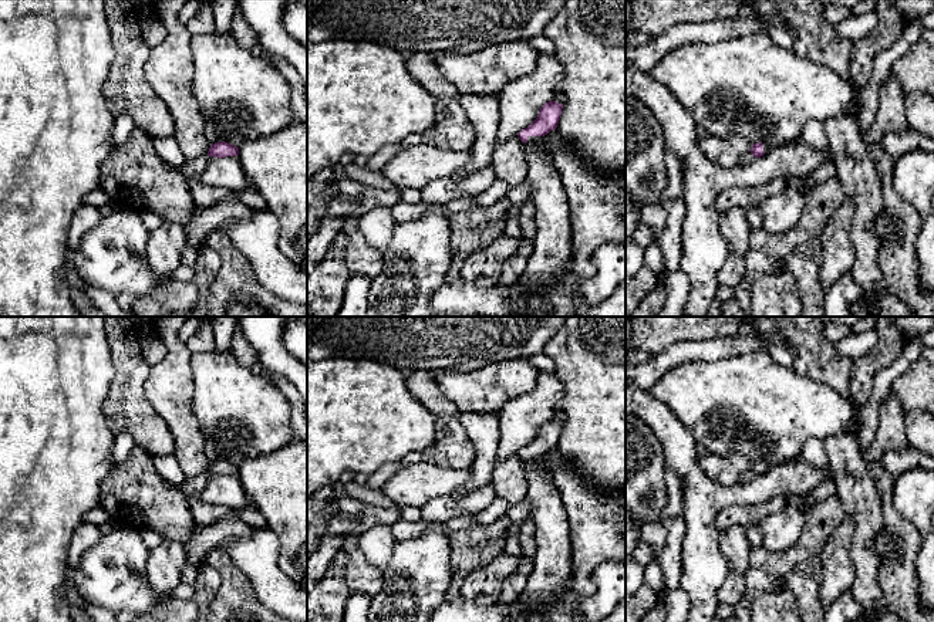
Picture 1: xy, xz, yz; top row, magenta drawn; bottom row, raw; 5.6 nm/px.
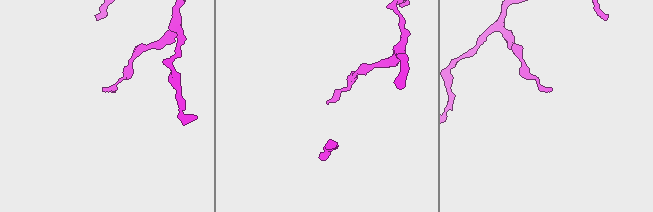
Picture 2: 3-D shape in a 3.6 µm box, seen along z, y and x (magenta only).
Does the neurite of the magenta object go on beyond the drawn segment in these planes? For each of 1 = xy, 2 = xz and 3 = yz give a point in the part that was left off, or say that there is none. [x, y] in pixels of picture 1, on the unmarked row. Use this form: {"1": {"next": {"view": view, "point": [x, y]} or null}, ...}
{"1": {"next": null}, "2": {"next": null}, "3": {"next": null}}

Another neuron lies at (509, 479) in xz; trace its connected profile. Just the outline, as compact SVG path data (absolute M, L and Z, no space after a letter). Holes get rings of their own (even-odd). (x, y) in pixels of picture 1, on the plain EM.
M513 454L493 467L492 486L496 497L508 500L510 504L520 503L526 498L527 477L525 462L519 454Z

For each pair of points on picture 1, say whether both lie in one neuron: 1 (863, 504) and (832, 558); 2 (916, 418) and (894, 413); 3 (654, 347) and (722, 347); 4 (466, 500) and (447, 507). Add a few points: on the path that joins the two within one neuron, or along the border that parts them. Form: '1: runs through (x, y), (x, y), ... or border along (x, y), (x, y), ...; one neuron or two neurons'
1: border along (847, 516), (852, 520), (852, 558); two neurons
2: border along (903, 413), (904, 436), (909, 445); two neurons
3: border along (701, 340), (677, 341), (654, 355); two neurons
4: runs through (462, 504), (451, 506); one neuron

